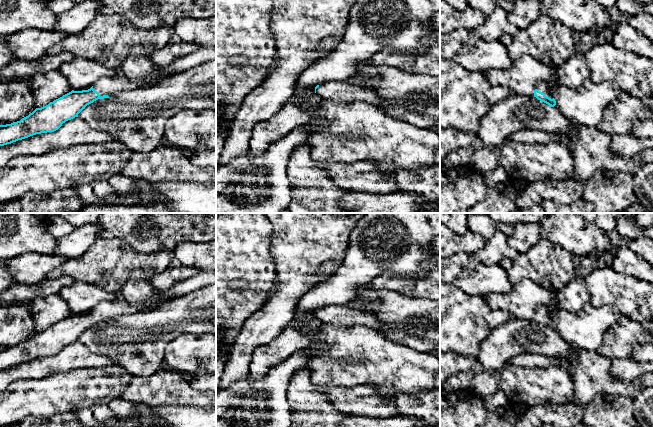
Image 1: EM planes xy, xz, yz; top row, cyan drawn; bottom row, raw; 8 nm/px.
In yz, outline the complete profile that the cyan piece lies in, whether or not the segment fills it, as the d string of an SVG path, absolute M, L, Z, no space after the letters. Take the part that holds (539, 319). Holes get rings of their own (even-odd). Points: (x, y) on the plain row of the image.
M544 305L537 306L533 320L551 331L556 330L556 325L550 315L550 309Z

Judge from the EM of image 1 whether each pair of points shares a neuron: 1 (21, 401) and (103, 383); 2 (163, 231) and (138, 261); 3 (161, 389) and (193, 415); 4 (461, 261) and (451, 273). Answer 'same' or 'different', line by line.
1: same
2: different
3: different
4: same

